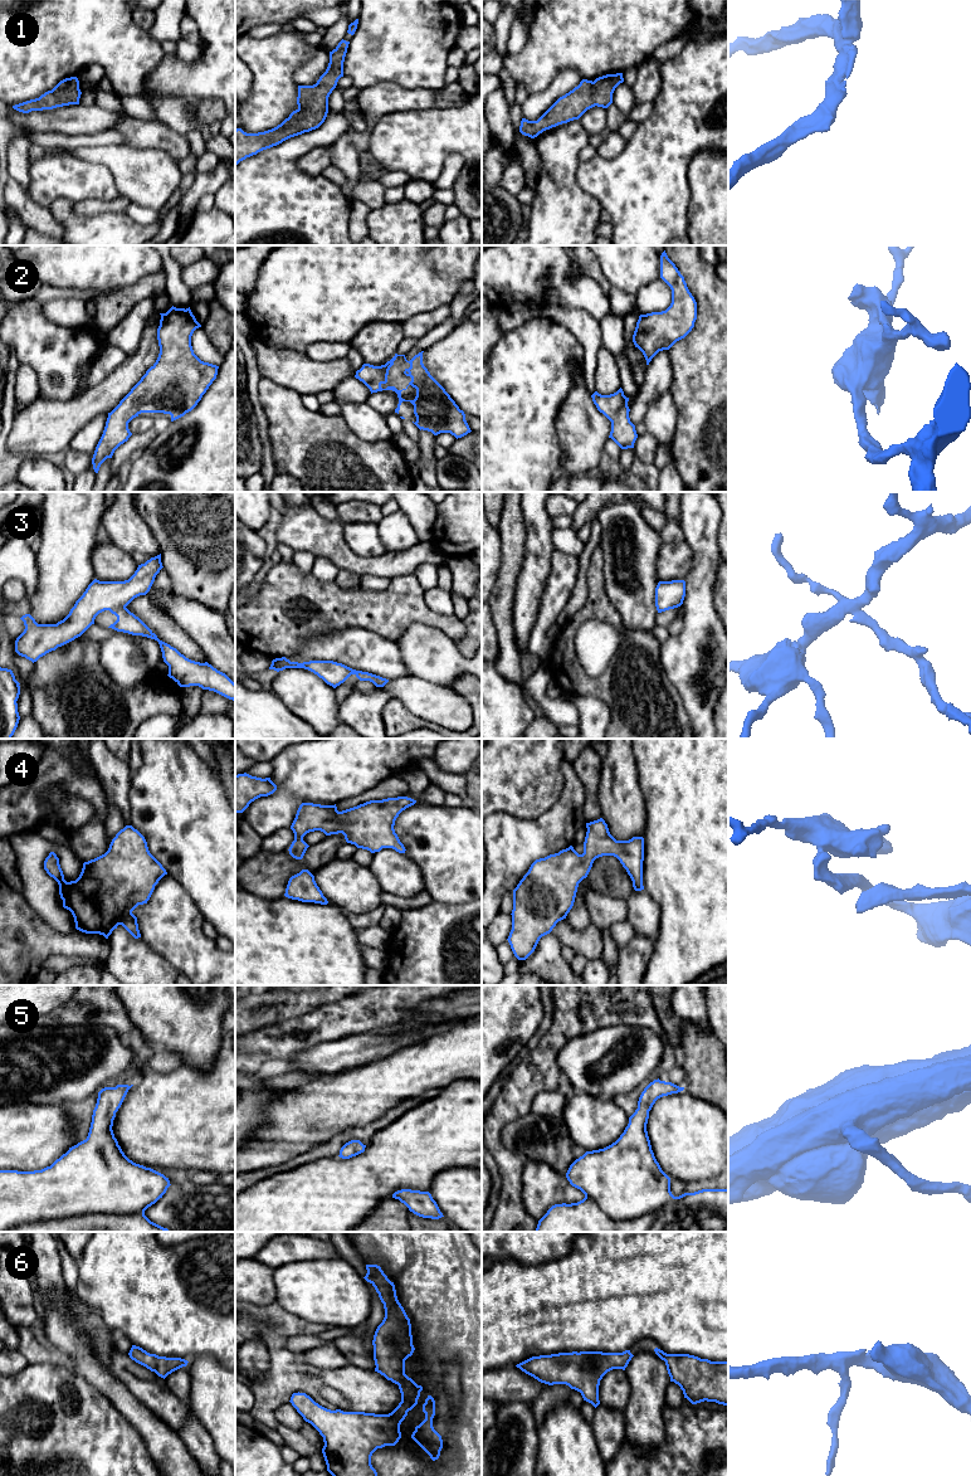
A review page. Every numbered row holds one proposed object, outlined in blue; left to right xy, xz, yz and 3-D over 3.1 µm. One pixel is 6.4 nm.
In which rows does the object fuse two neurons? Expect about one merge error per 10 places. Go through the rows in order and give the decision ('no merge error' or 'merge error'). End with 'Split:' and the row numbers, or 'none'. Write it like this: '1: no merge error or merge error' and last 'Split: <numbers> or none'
1: no merge error
2: no merge error
3: merge error
4: no merge error
5: no merge error
6: no merge error
Split: 3

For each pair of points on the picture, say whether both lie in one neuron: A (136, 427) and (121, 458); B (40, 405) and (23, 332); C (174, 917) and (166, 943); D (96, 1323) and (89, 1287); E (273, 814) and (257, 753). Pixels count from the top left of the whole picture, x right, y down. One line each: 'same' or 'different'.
A: different
B: different
C: same
D: different
E: different

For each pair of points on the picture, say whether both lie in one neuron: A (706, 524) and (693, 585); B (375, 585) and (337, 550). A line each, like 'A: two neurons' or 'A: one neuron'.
A: one neuron
B: two neurons

